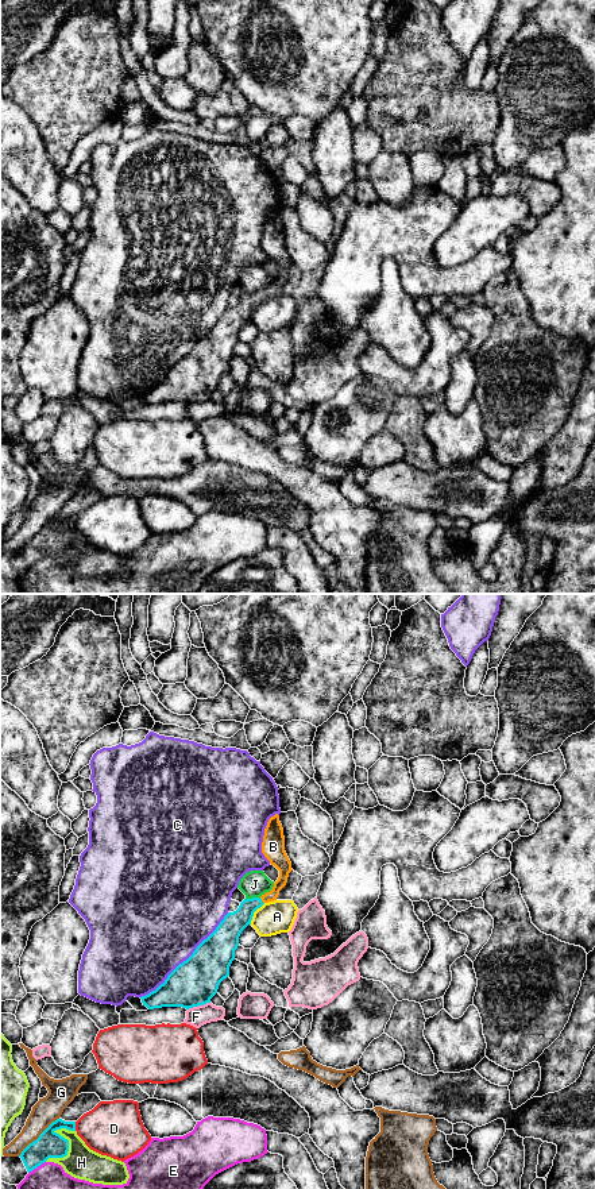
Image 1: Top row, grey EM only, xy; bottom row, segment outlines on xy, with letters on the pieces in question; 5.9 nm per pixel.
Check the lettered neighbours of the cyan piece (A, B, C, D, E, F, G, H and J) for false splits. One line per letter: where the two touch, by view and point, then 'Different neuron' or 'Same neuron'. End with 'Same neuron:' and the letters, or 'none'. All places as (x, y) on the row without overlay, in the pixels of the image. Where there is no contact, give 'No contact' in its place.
A: Touches cyan at xy (254, 307). Different neuron
B: Touches cyan at xy (261, 296). Same neuron
C: Touches cyan at xy (186, 355). Different neuron
D: Touches cyan at xy (74, 521). Different neuron
E: Touches cyan at xy (37, 562). Different neuron
F: Touches cyan at xy (199, 400). Different neuron
G: Touches cyan at xy (39, 532). Different neuron
H: Touches cyan at xy (68, 539). Different neuron
J: Touches cyan at xy (252, 293). Different neuron
Same neuron: B

